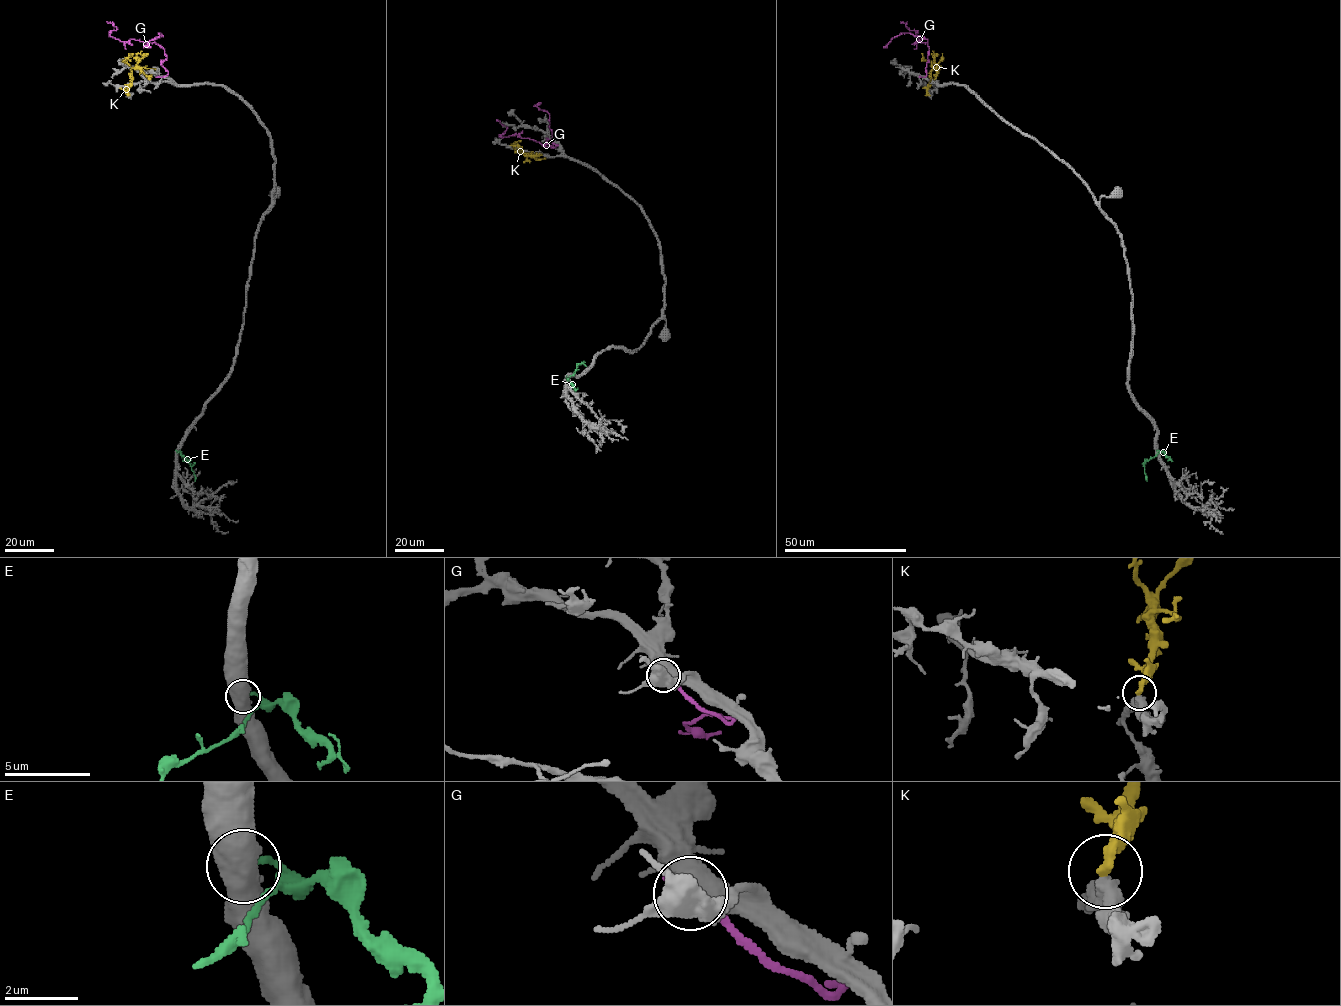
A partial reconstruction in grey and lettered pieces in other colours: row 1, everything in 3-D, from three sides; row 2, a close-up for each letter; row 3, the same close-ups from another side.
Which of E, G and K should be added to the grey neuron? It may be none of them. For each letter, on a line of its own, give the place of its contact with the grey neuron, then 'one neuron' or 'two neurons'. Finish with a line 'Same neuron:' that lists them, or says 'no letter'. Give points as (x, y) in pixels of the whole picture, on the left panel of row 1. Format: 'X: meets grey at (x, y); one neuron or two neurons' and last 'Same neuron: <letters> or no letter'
E: meets grey at (176, 450); two neurons
G: meets grey at (158, 76); two neurons
K: meets grey at (148, 79); two neurons
Same neuron: no letter

